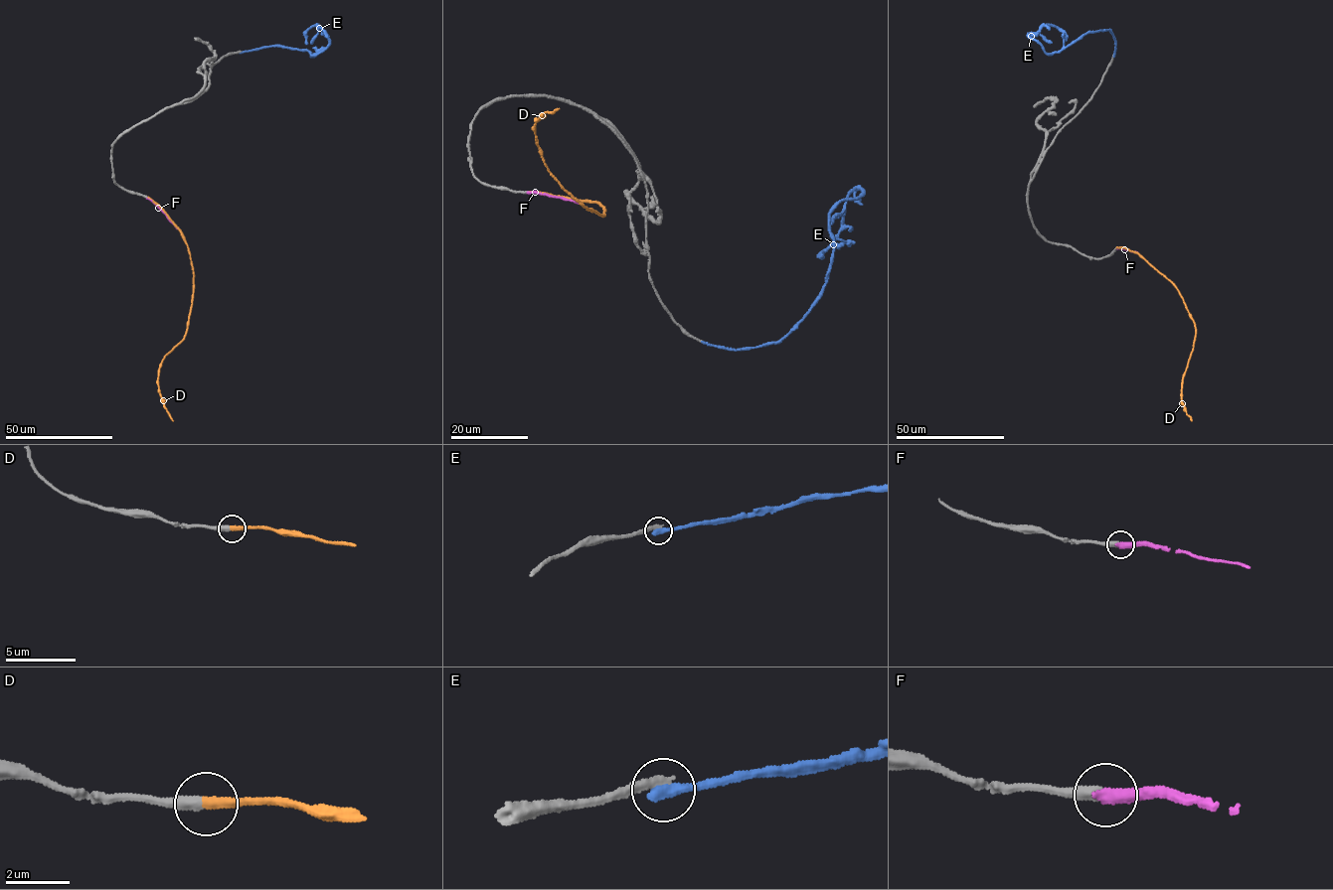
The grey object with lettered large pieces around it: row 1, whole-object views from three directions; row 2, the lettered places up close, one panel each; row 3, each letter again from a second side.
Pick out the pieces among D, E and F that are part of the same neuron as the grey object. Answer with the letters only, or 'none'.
D

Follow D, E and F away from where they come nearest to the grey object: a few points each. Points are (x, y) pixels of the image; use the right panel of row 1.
D: (1116, 247), (1138, 254), (1172, 283), (1193, 320), (1196, 328), (1194, 347), (1182, 388), (1182, 403), (1191, 421)
E: (1113, 55), (1110, 29), (1083, 34), (1051, 54), (1028, 34), (1050, 24), (1067, 37)
F: (1117, 247), (1138, 253)

